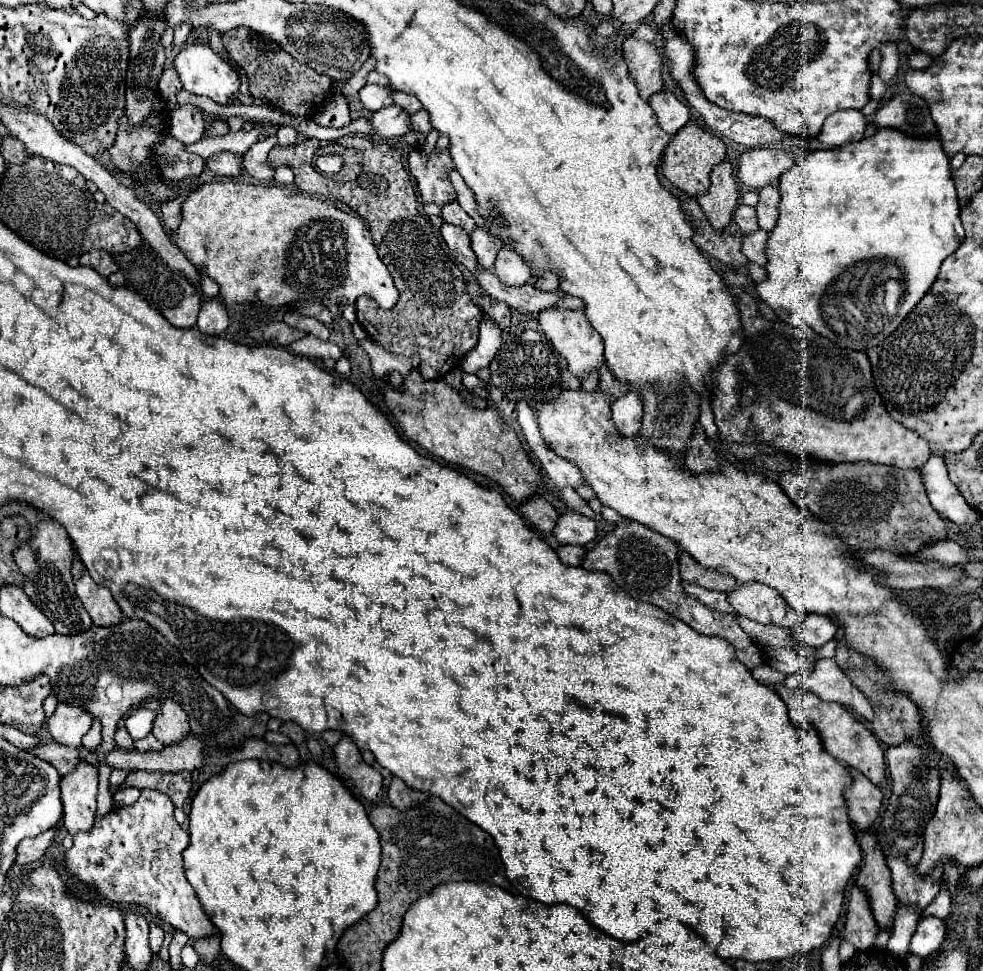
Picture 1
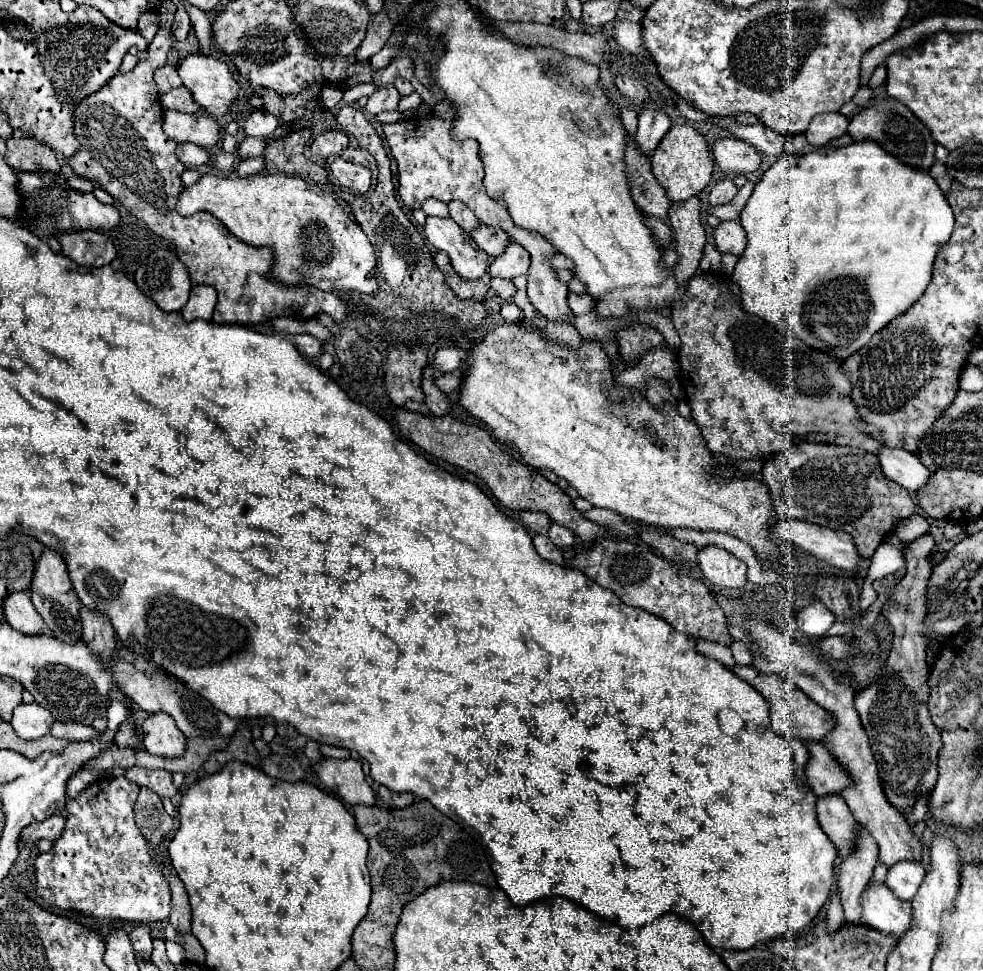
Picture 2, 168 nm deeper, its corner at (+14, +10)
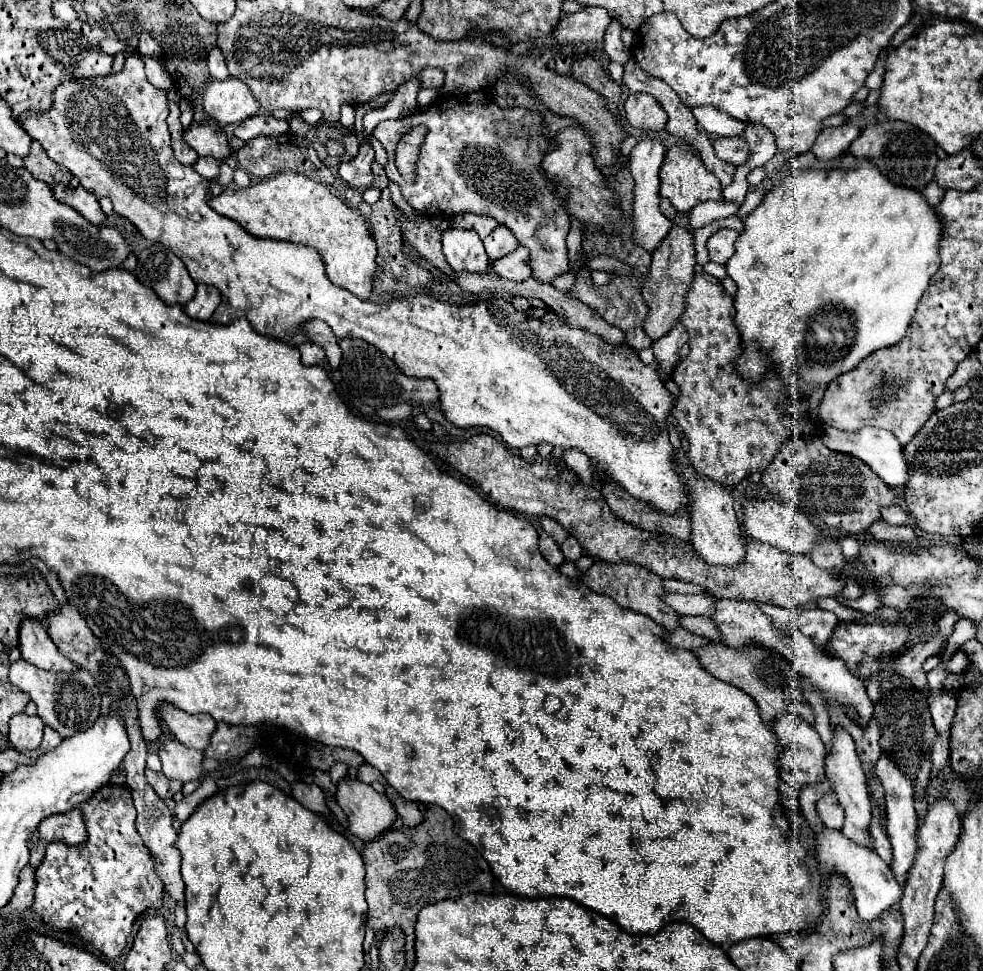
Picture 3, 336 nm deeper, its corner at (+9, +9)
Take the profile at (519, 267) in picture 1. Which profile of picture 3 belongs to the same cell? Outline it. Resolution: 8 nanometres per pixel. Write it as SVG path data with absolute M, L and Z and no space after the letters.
M517 247L513 253L497 259L493 263L493 269L497 275L501 275L503 279L509 281L527 281L531 277L531 267L529 267L529 249L525 247Z

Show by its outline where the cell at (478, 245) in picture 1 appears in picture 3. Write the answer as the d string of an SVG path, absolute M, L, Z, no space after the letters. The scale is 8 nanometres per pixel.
M501 225L483 243L485 243L485 251L491 261L505 257L519 247L519 241L515 239L515 235L507 227L501 227Z

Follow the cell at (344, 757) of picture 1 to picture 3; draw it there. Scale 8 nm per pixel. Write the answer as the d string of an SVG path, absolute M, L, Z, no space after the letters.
M357 779L339 781L337 803L349 817L349 831L361 841L373 841L373 837L379 837L385 829L391 829L397 819L389 797Z

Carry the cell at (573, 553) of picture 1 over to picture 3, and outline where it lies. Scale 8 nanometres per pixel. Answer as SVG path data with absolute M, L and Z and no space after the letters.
M547 533L539 535L539 551L549 561L549 565L553 565L553 567L559 567L563 563L563 559L565 559L563 553L559 551L559 547L555 545L555 541Z

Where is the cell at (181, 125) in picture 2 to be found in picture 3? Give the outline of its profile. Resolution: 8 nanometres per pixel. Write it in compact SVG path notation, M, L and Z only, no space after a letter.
M215 121L191 125L185 129L183 139L201 155L201 157L215 157L217 161L225 161L231 155L231 147L227 135L217 127Z

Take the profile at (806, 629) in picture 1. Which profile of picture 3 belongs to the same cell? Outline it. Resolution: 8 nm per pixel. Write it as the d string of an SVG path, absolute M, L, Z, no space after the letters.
M805 609L797 617L797 629L821 649L831 639L831 633L837 627L837 623L839 619L825 609Z

